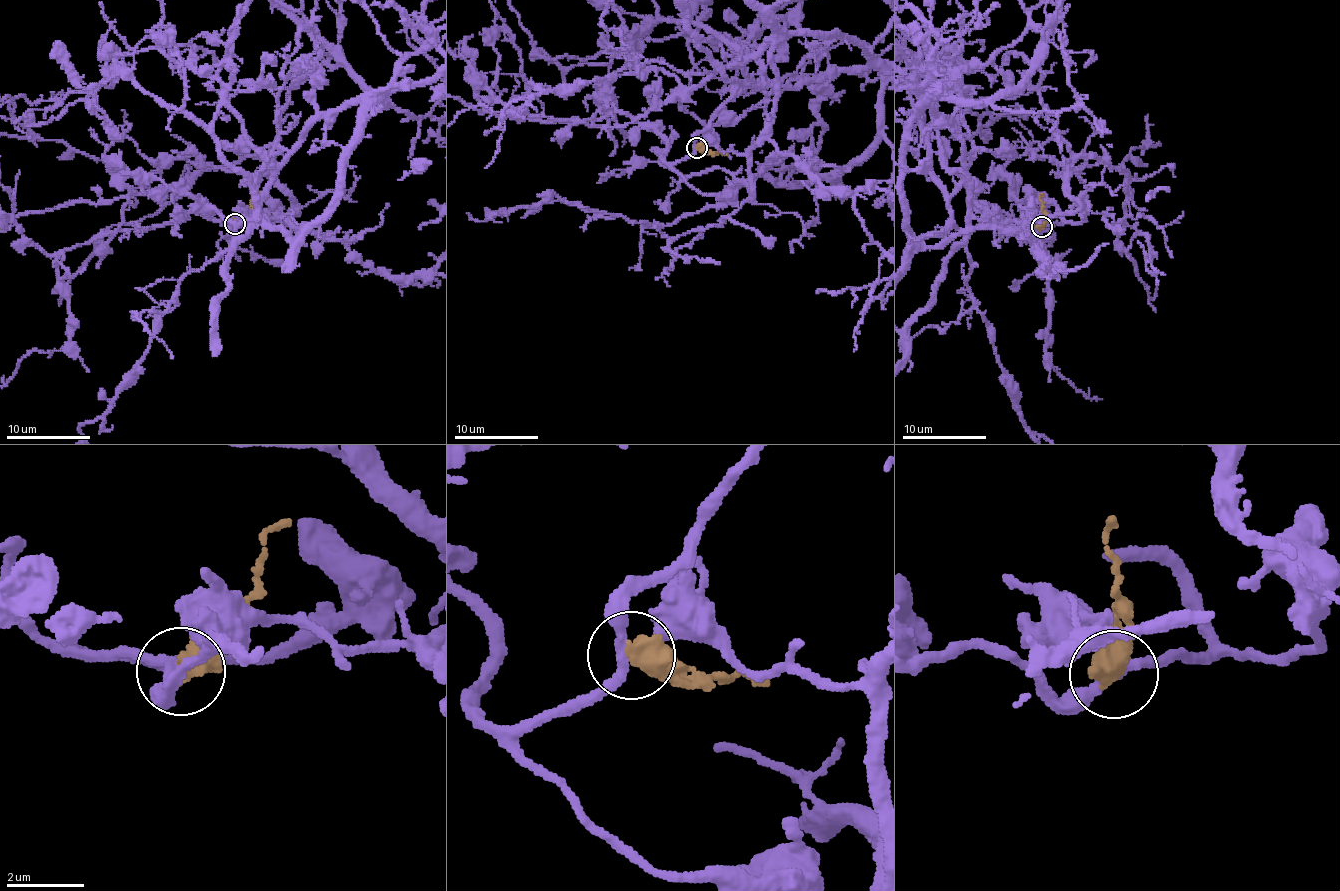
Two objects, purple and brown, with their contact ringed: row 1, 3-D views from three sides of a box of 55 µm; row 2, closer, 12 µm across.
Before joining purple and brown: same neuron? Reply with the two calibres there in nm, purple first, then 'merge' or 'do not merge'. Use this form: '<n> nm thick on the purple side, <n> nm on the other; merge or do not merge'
280 nm thick on the purple side, 700 nm on the other; do not merge

